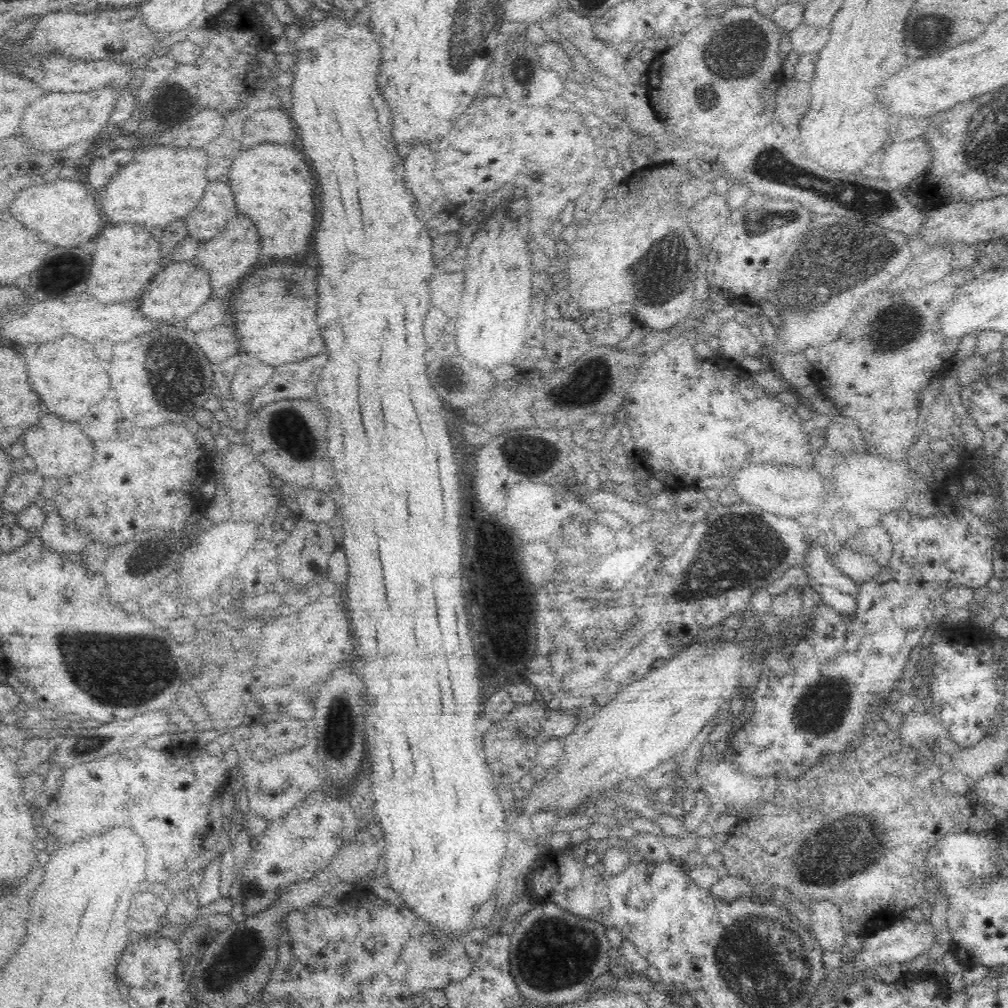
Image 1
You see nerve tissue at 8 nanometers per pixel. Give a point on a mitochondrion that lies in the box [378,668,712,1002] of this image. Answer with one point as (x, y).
(558, 954)

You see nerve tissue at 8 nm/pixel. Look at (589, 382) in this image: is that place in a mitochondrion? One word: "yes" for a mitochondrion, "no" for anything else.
yes

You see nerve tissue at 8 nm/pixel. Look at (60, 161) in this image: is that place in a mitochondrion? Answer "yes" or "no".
no

